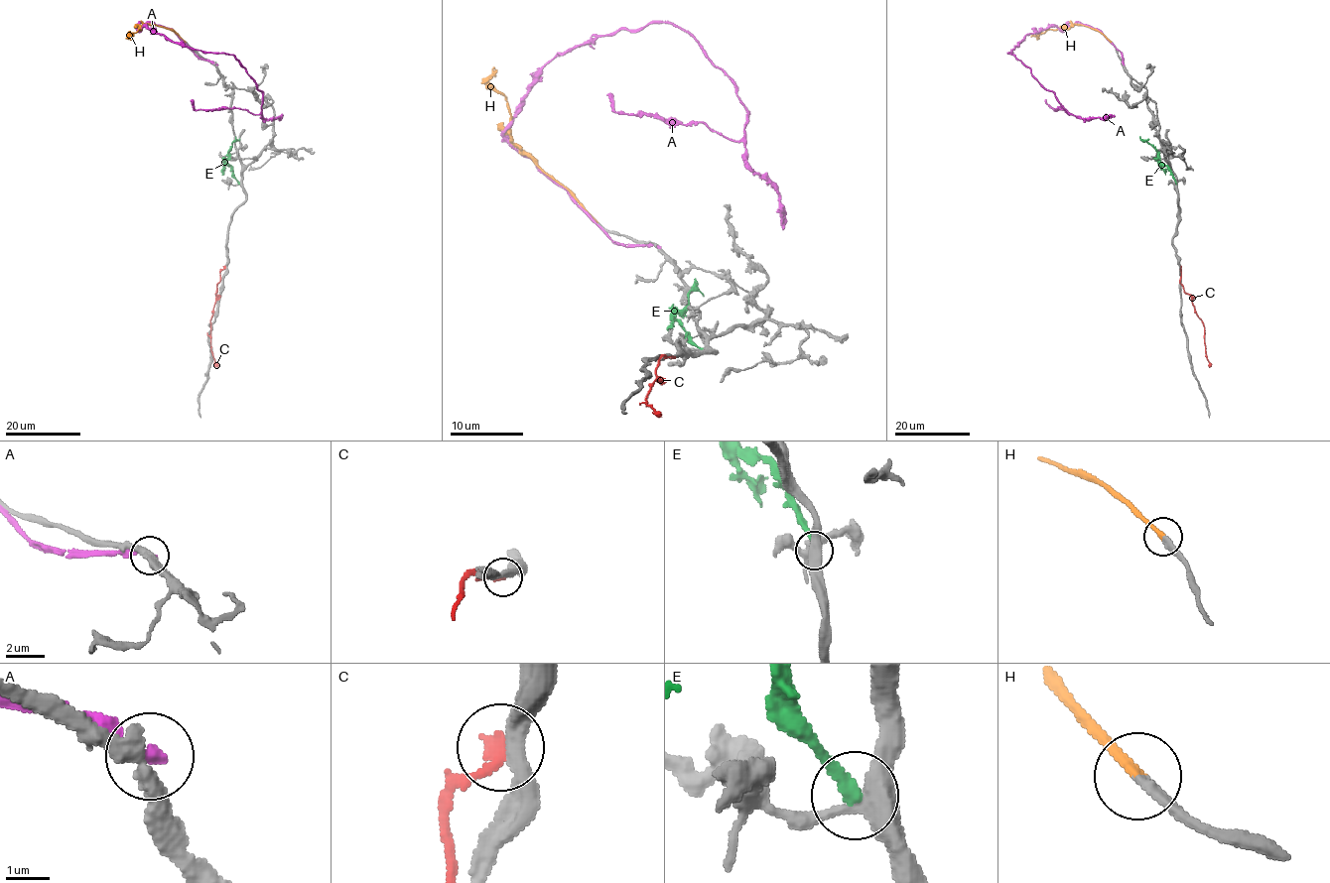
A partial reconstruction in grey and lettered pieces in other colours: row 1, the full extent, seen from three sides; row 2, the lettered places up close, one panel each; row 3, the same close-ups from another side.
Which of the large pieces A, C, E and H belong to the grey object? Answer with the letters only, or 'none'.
H

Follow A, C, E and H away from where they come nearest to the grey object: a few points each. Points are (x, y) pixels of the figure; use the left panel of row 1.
A: (216, 64), (174, 31), (152, 23), (137, 29), (232, 55), (262, 93), (258, 114), (195, 109), (191, 99)
C: (225, 267), (220, 271), (210, 320), (211, 352), (217, 367)
E: (239, 183), (225, 161), (235, 136)
H: (185, 42), (169, 29), (145, 25), (129, 34), (132, 37)

